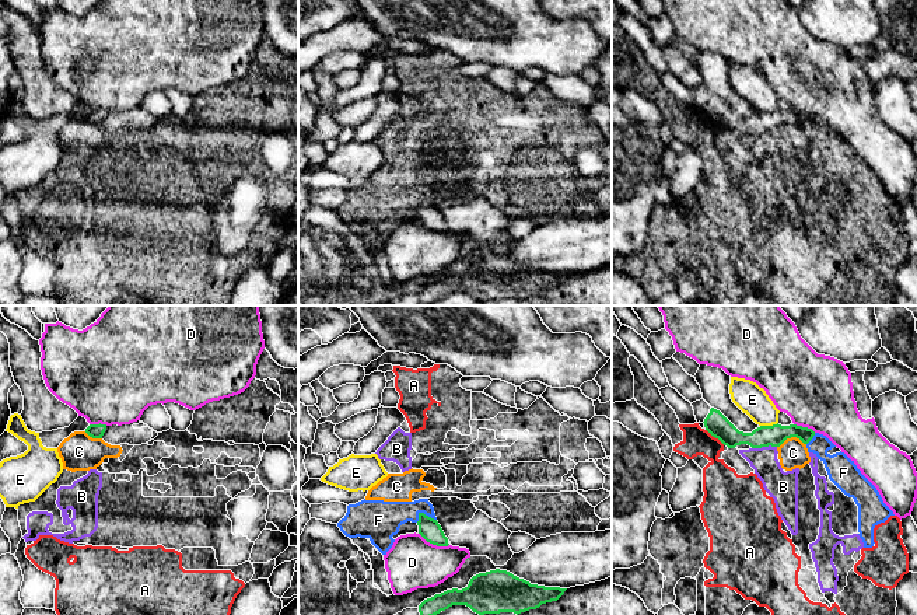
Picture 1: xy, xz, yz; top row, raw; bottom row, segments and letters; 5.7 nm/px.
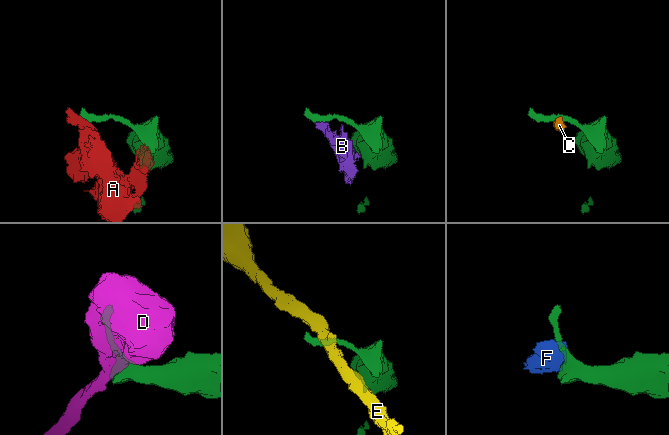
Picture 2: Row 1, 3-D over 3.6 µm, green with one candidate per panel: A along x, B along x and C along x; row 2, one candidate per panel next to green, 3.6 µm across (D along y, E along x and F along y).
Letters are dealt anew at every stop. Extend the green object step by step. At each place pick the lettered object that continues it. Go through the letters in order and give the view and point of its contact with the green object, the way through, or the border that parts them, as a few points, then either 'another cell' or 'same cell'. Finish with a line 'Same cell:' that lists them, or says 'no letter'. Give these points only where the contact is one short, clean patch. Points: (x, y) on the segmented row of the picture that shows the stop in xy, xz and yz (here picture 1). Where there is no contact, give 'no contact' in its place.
A: yz (716, 437) | another cell
B: yz (763, 446) | along yz (776, 446), (752, 448) | another cell
C: yz (791, 436) | along yz (805, 443), (795, 437), (787, 437), (777, 447) | another cell
D: xz (434, 544) | another cell
E: yz (769, 426) | along yz (777, 422), (760, 426) | another cell
F: xz (423, 513) | another cell
Same cell: no letter

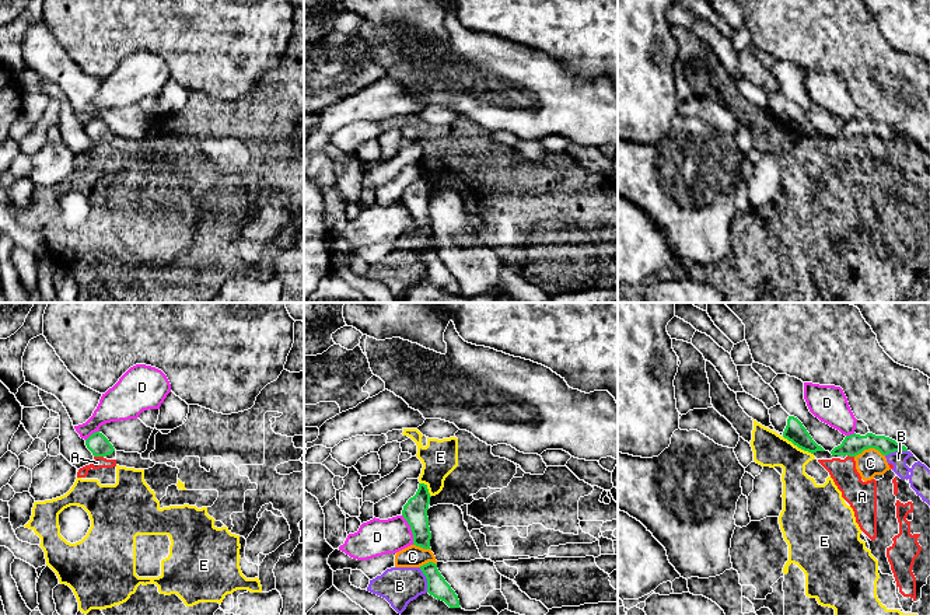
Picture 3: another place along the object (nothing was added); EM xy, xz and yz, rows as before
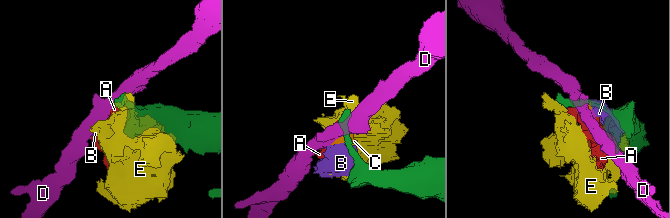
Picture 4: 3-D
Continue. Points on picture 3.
A: xy (98, 455) | along xy (94, 455), (102, 457) | another cell
B: xz (427, 580) | another cell
C: yz (869, 447) | along yz (884, 454), (874, 448), (864, 448), (855, 457) | another cell
D: xz (411, 528) | along xz (402, 514), (409, 526), (413, 544) | another cell
E: yz (799, 447) | another cell
Same cell: no letter

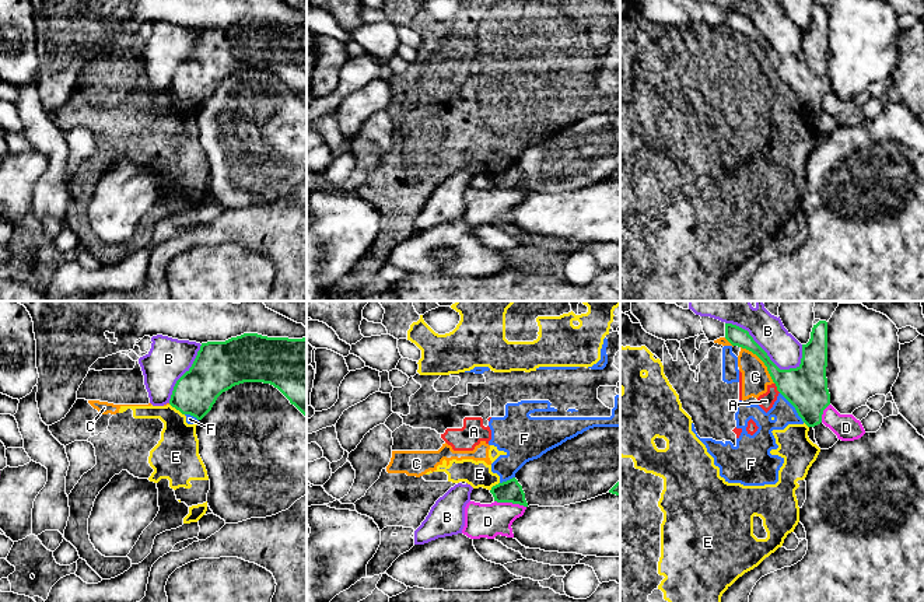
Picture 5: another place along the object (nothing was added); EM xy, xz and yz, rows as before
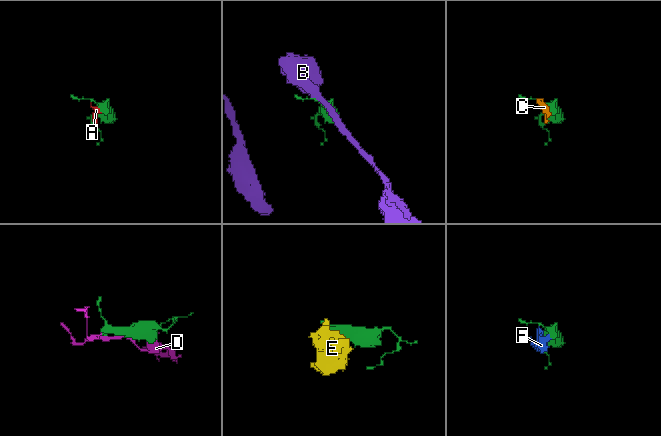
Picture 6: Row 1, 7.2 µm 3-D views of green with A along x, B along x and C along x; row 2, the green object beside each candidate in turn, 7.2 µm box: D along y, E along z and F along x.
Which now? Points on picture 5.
A: yz (777, 388) | along yz (774, 382), (780, 392) | another cell
B: yz (762, 349) | another cell
C: yz (762, 360) | another cell
D: xz (510, 501) | another cell
E: xy (177, 409) | another cell
F: yz (794, 406) | along yz (780, 392), (804, 422) | another cell
Same cell: no letter

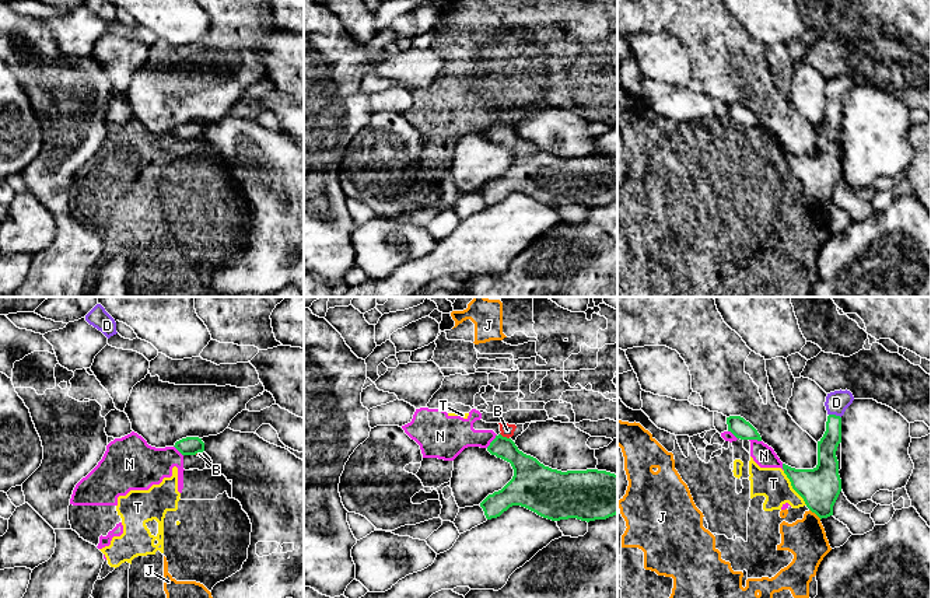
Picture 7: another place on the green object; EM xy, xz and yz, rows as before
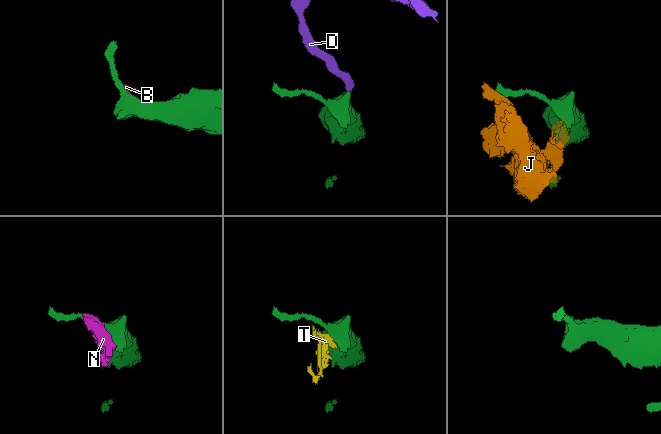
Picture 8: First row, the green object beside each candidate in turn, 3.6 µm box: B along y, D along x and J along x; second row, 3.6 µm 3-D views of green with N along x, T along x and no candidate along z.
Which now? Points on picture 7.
B: xz (504, 437) | along xz (500, 433), (508, 439) | another cell
D: yz (835, 415) | across yz (828, 446), (833, 434), (835, 415), (836, 402) | same cell
J: yz (815, 513) | another cell
N: xz (492, 441) | another cell
T: yz (793, 488) | along yz (783, 471), (791, 488), (807, 504) | another cell
Same cell: D

